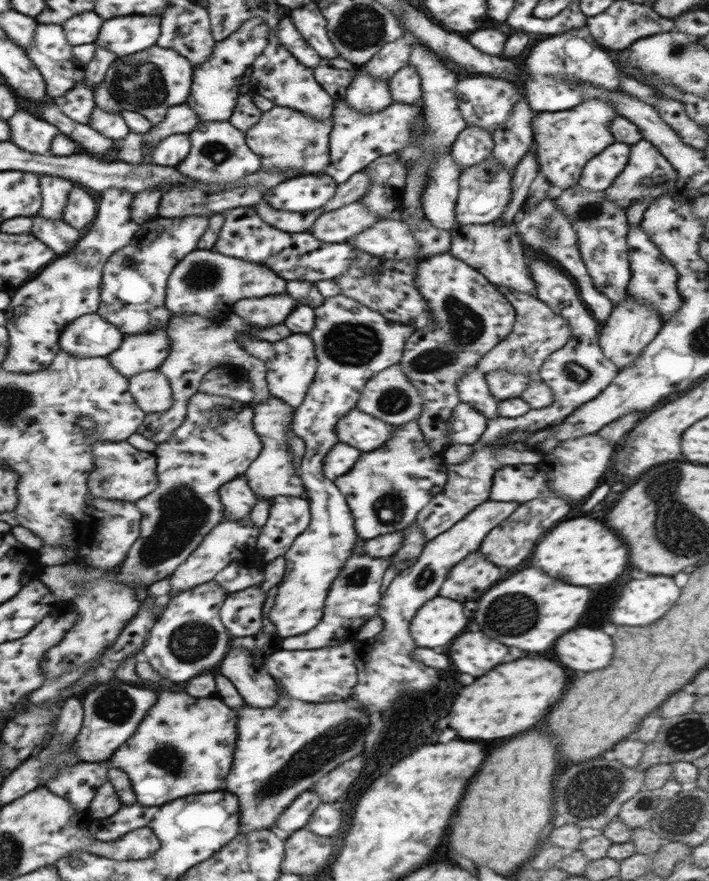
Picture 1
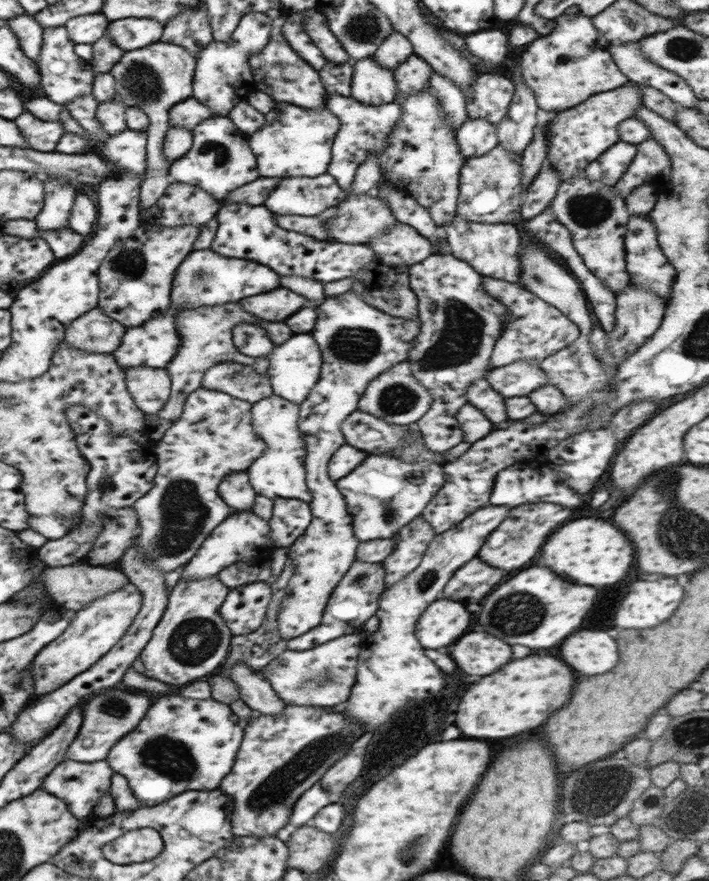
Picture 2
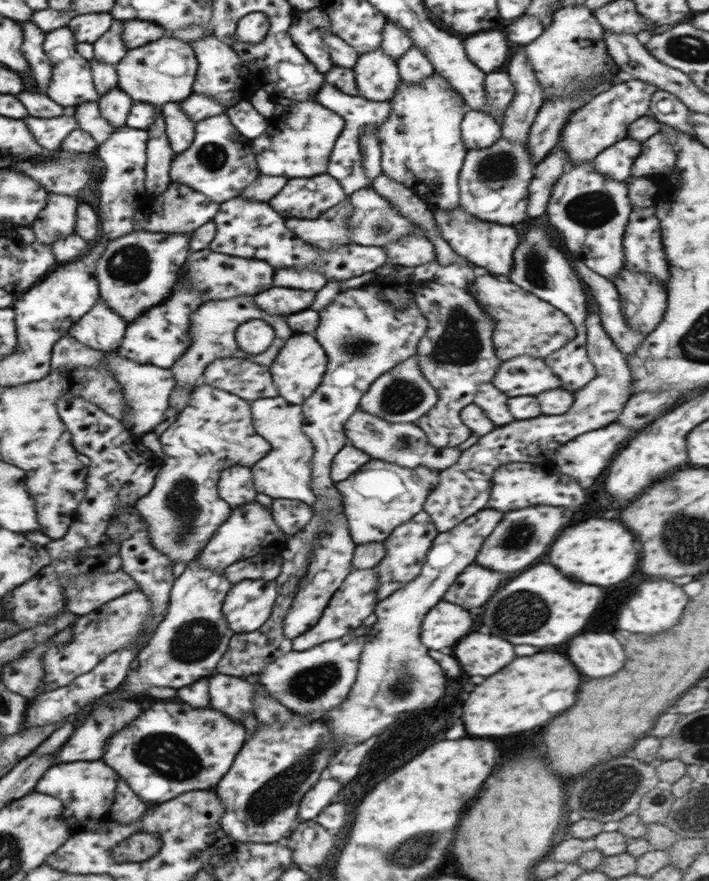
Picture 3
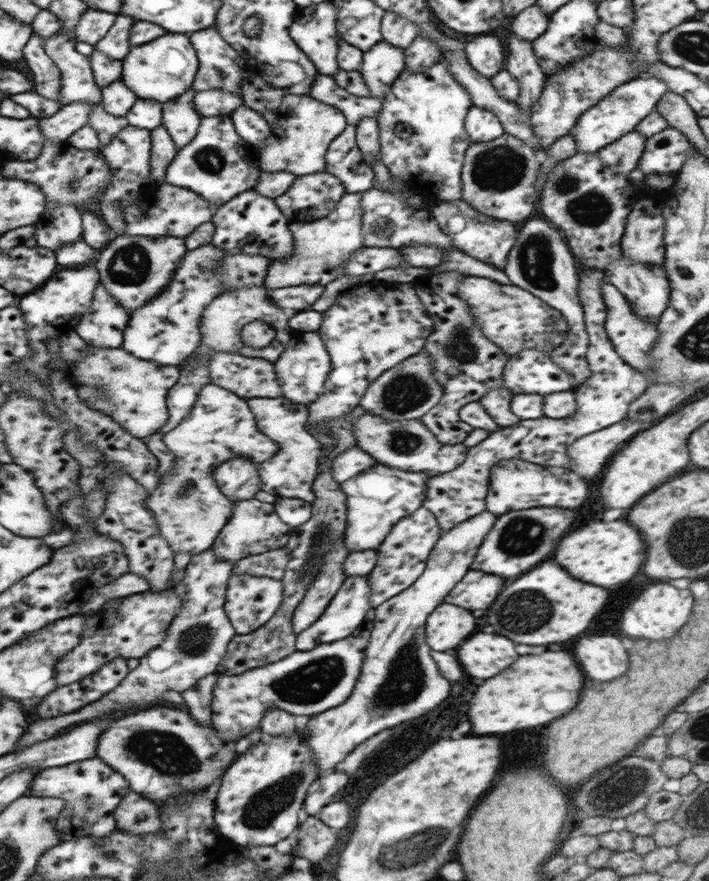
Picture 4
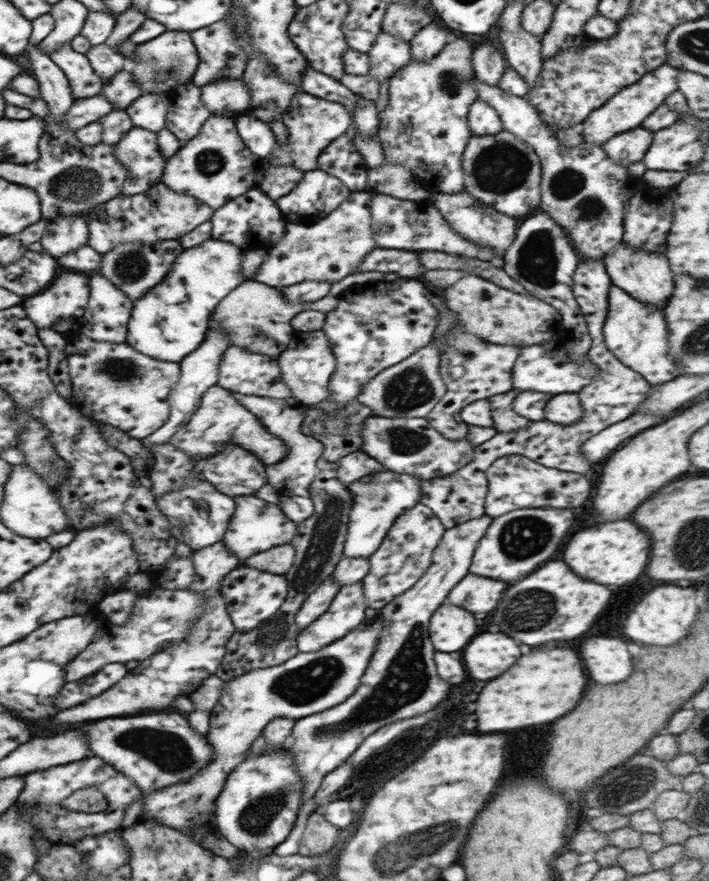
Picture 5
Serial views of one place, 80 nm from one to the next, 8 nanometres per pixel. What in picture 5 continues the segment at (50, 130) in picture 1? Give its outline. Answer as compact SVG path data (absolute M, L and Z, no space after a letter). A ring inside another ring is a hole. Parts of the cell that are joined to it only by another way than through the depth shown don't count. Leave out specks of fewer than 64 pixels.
M99 93L98 96L87 99L76 99L61 122L68 130L77 131L114 110L119 108L115 108L102 93Z

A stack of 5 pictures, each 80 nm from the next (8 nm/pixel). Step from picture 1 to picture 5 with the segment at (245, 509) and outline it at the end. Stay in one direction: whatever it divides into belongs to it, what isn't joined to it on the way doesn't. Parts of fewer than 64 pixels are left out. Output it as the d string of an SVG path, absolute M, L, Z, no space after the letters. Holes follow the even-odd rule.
M223 444L223 449L214 457L201 462L199 475L212 483L213 488L226 496L248 496L267 483L265 465L249 450L242 450L239 444Z

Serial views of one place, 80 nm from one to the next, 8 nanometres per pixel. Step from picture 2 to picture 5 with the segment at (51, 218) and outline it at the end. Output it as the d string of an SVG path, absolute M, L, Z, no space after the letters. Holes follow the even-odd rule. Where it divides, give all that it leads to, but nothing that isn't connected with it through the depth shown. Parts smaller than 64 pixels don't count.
M56 216L41 234L40 244L52 256L70 254L82 246L88 246L89 230L85 218L80 216Z

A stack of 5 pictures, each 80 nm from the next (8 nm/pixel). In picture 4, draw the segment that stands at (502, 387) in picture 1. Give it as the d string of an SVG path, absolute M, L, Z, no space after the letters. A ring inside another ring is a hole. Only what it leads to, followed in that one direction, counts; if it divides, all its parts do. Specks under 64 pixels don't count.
M529 348L510 355L503 368L503 386L511 390L513 394L550 394L550 392L562 392L570 390L576 384L572 384L572 375L568 376L551 358L550 351Z

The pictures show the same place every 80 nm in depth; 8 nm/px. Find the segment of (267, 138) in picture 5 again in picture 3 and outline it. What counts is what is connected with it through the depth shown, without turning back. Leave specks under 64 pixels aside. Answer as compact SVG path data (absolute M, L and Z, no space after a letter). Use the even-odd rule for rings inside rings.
M250 101L237 102L225 113L230 117L231 123L238 132L250 141L258 138L268 128L267 118L262 116Z

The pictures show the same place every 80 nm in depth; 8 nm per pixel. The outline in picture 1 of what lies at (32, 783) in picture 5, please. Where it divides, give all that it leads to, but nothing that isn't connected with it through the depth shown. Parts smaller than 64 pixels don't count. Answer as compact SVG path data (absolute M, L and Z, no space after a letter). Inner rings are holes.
M107 761L90 762L90 764L76 764L58 772L56 780L50 780L46 786L50 792L70 800L76 810L86 811L90 807L96 791L104 782L108 781L109 763Z

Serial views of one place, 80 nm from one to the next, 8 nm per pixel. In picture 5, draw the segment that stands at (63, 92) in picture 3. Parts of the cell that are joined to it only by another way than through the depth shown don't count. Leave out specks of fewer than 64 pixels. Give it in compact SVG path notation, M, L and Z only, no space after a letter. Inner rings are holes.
M71 41L55 48L49 57L68 78L74 98L87 99L102 92L104 81L94 72L86 55L72 48Z

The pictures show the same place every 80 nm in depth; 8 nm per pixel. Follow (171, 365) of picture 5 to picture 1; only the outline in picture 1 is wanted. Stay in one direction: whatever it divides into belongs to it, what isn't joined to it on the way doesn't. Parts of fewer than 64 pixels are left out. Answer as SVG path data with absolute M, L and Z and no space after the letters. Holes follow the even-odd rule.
M159 369L141 372L128 380L128 392L147 415L172 408L174 399L170 381Z

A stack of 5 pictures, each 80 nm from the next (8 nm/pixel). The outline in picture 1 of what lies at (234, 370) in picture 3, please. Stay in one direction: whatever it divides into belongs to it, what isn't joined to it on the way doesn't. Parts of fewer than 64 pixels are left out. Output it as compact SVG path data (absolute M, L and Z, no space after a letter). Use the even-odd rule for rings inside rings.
M224 364L209 370L202 377L197 392L226 396L242 403L250 402L255 395L245 369L234 364Z

